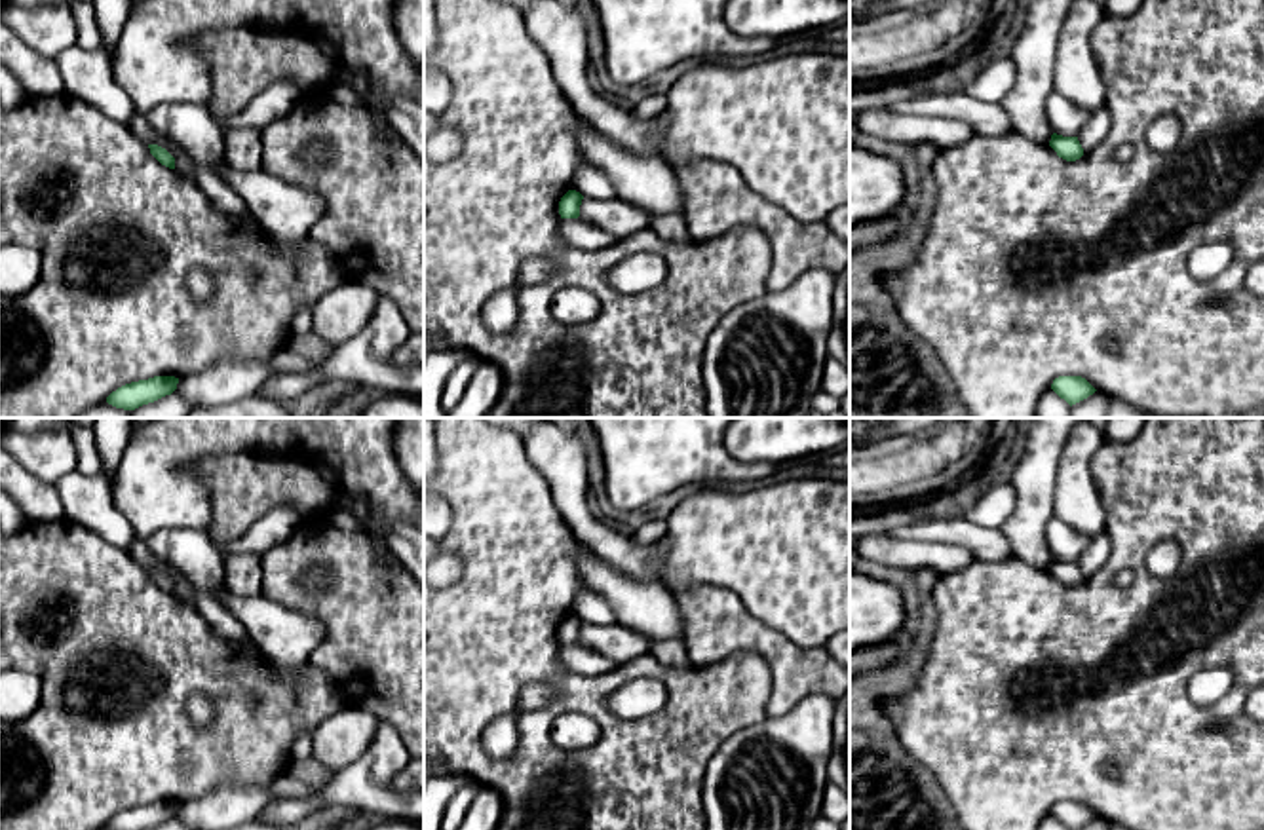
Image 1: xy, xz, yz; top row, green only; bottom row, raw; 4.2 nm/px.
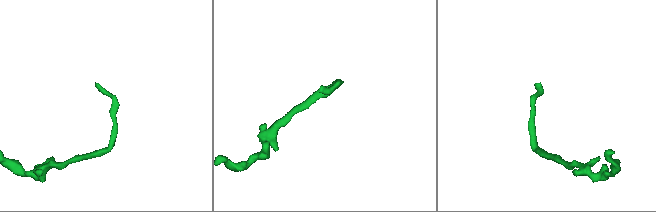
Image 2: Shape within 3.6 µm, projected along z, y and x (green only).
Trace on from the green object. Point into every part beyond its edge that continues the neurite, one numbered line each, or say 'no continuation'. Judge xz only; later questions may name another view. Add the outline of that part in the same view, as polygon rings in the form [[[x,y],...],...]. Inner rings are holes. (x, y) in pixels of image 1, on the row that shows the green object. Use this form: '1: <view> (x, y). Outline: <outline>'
no continuation

